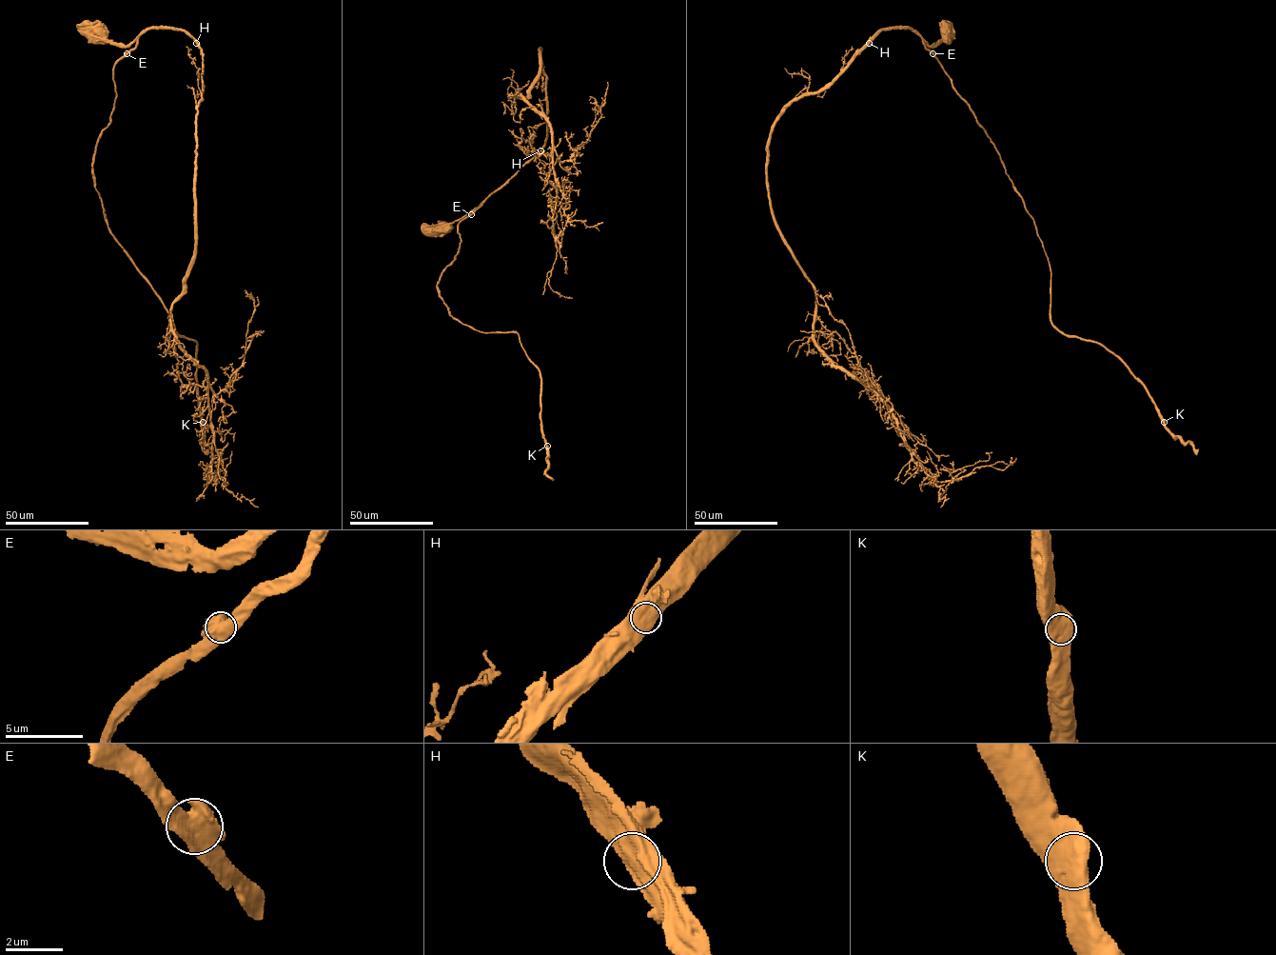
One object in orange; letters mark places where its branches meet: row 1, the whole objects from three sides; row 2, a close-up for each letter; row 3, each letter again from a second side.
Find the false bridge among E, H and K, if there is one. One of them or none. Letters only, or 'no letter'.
no letter

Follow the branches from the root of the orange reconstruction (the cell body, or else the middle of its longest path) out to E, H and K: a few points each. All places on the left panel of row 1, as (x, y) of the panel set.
E: (101, 32), (98, 35), (103, 38), (126, 46), (137, 39), (136, 46), (127, 53)
H: (101, 32), (98, 35), (103, 38), (127, 46), (146, 29), (175, 28), (184, 30), (196, 43)
K: (101, 32), (137, 44), (114, 65), (95, 188), (110, 233), (177, 332), (196, 343), (203, 422)

